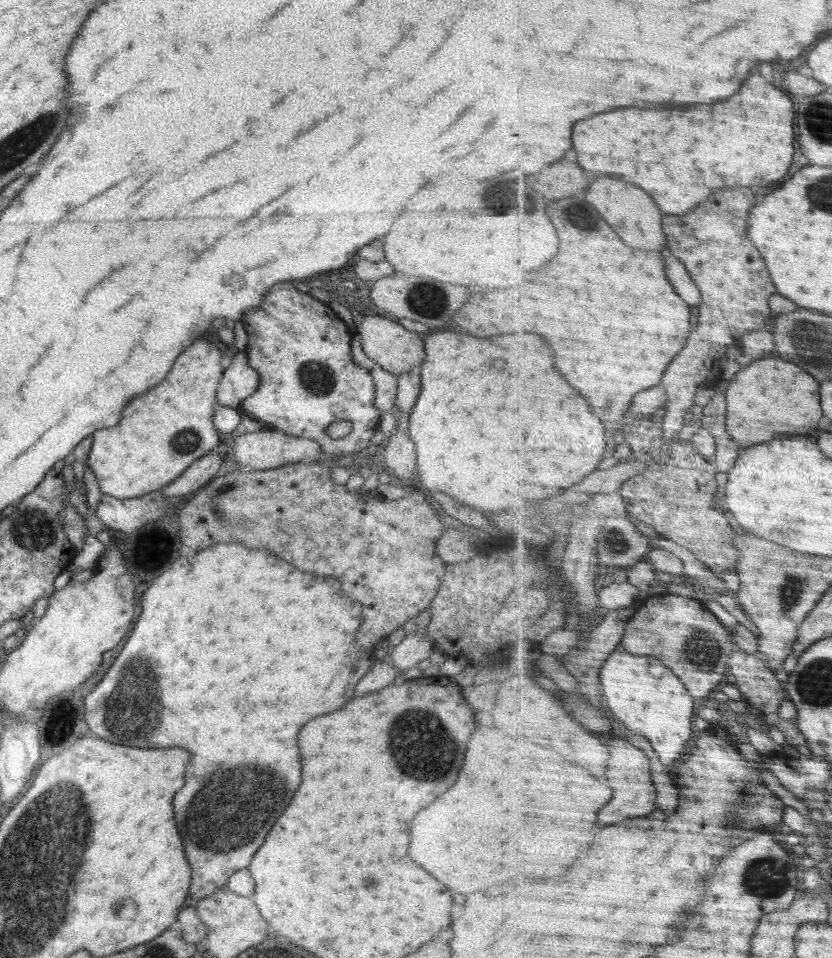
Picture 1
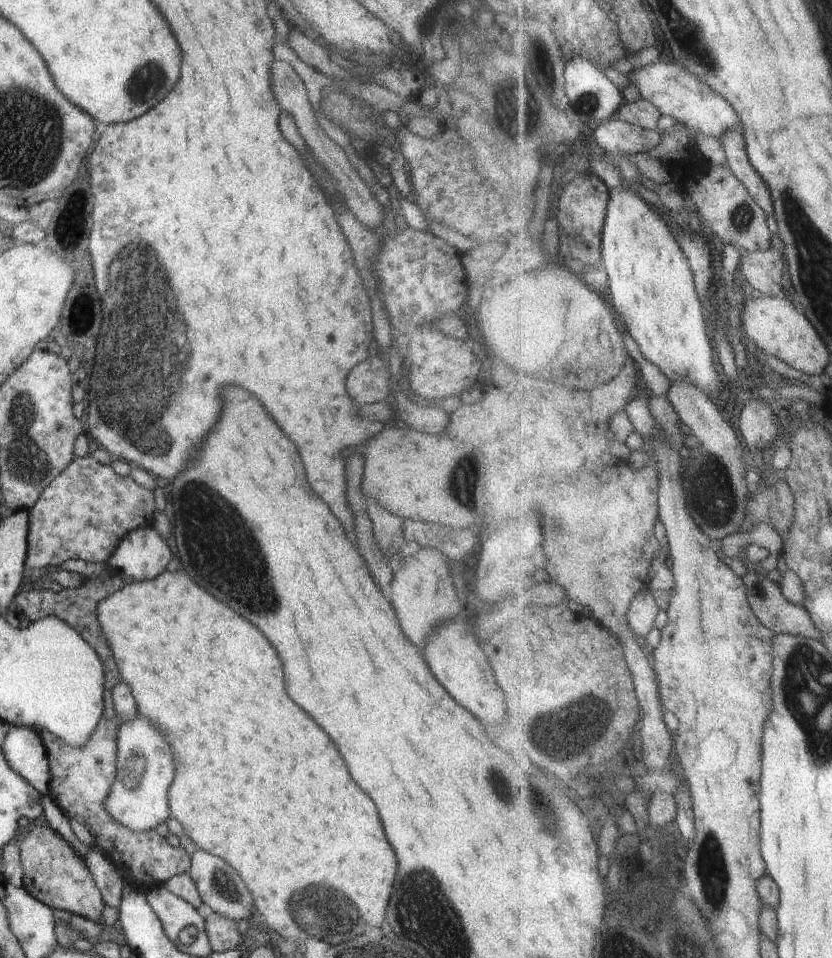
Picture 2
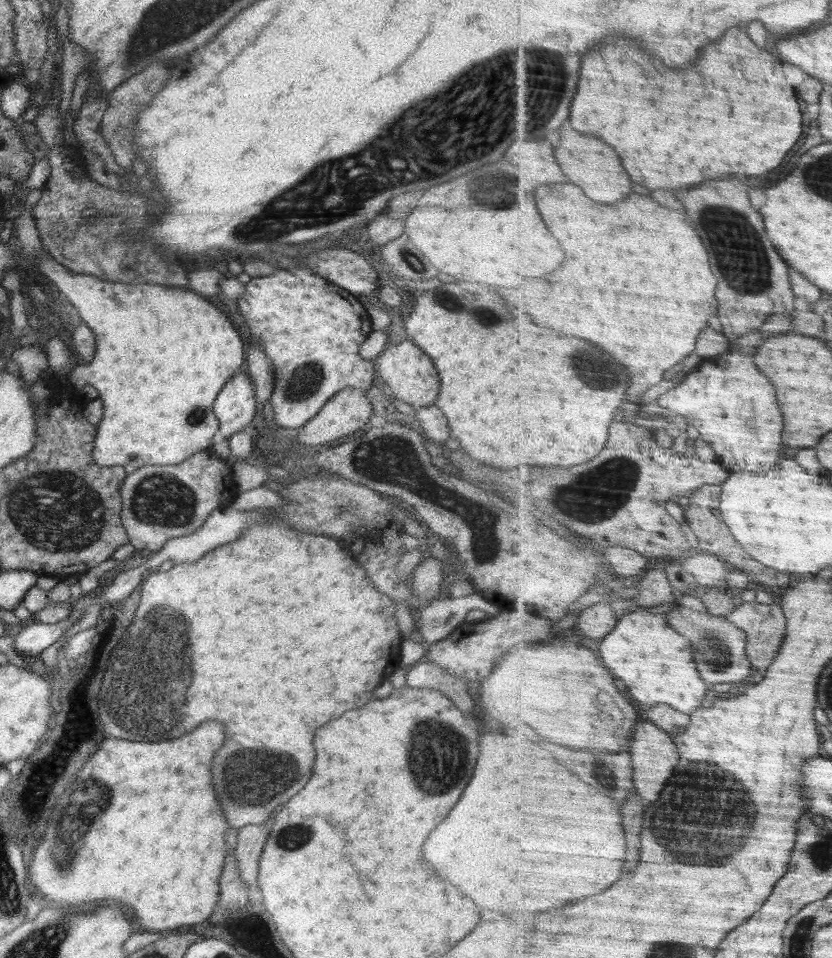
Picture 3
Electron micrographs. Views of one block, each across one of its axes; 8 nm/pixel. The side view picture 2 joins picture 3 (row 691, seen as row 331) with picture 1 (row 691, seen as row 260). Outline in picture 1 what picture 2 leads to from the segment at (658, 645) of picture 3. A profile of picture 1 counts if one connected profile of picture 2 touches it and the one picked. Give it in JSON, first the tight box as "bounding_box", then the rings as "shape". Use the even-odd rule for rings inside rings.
{"bounding_box":[601,651,696,766],"shape":[[[616,651],[606,661],[601,672],[606,706],[618,716],[620,722],[634,732],[652,738],[654,748],[662,756],[666,766],[676,764],[686,756],[688,742],[694,738],[694,714],[696,698],[688,692],[682,679],[670,668],[661,676],[652,674],[654,658],[648,655],[632,654],[630,651]]]}

